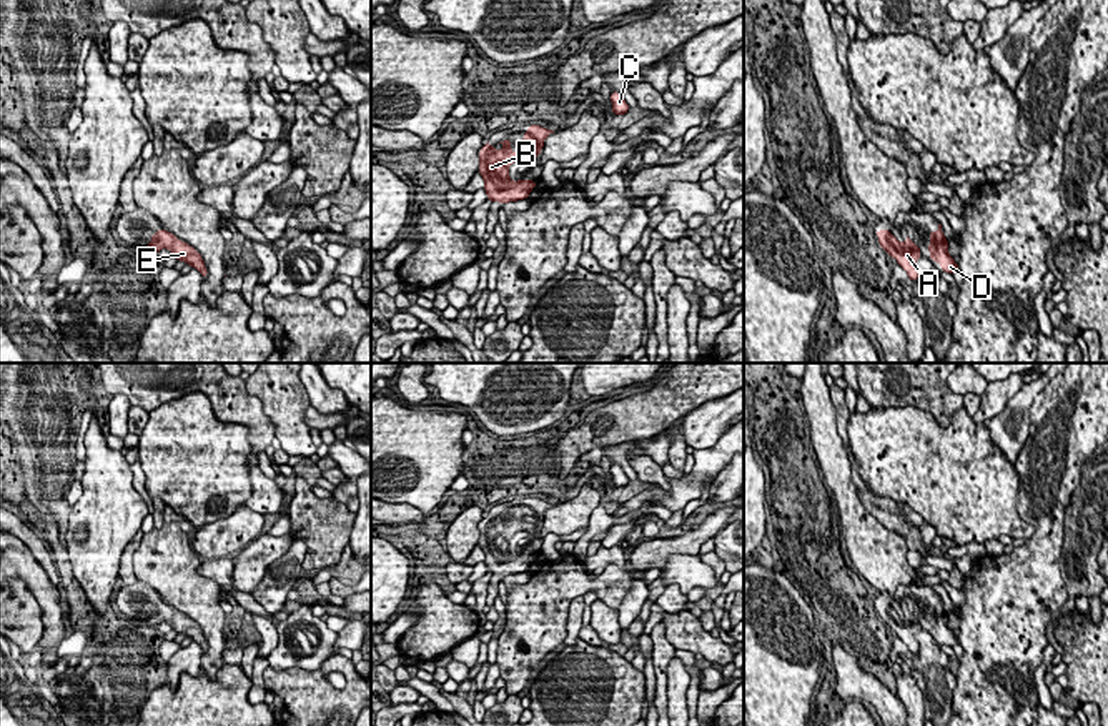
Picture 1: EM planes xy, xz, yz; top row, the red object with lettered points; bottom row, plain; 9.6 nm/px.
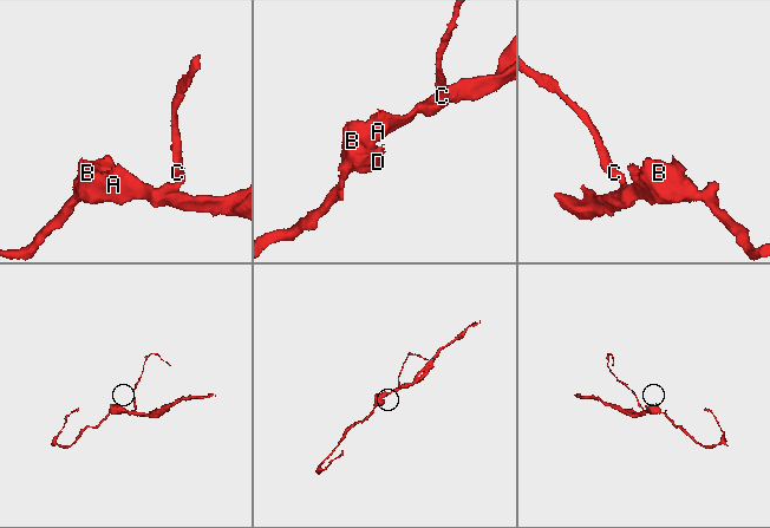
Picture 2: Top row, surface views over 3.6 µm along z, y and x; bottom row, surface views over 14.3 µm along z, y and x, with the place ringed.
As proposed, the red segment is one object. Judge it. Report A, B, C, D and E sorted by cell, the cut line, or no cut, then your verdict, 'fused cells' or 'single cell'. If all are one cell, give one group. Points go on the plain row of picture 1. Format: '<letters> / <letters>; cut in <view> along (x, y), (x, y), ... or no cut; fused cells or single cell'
A B C D E; no cut; single cell

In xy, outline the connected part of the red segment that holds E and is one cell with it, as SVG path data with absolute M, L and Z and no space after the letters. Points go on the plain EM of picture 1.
M163 601L156 603L151 608L151 614L145 619L146 624L151 628L156 628L161 621L168 621L178 634L181 633L191 641L196 641L203 651L208 649L208 643L205 639L201 628L193 619L178 613L173 606Z

